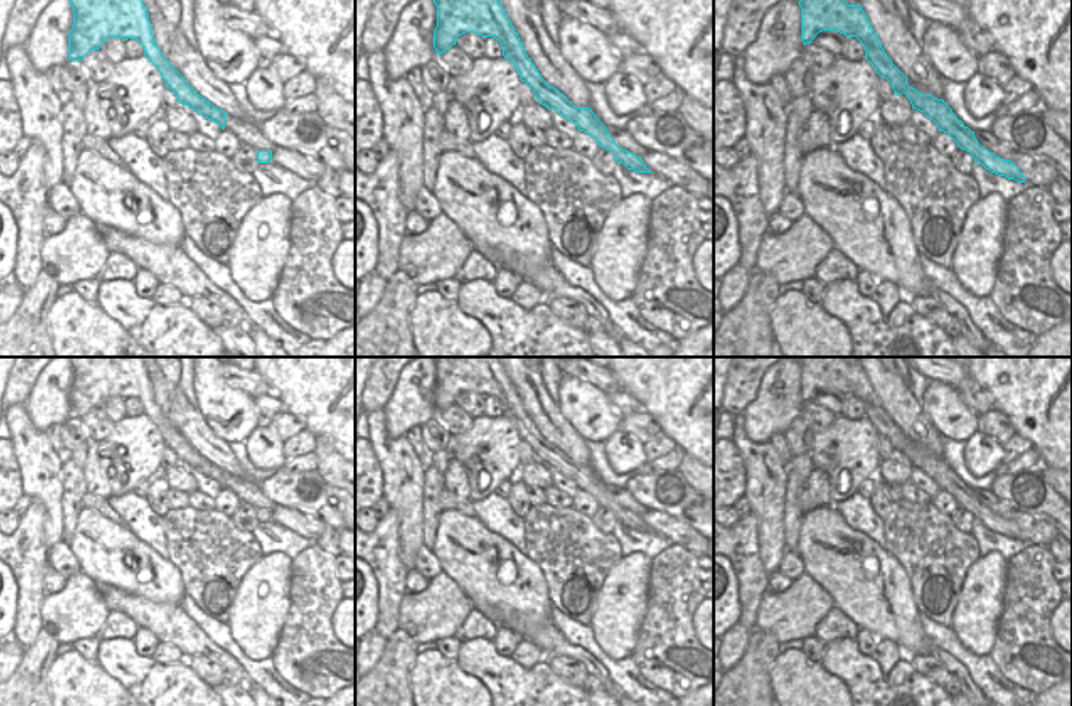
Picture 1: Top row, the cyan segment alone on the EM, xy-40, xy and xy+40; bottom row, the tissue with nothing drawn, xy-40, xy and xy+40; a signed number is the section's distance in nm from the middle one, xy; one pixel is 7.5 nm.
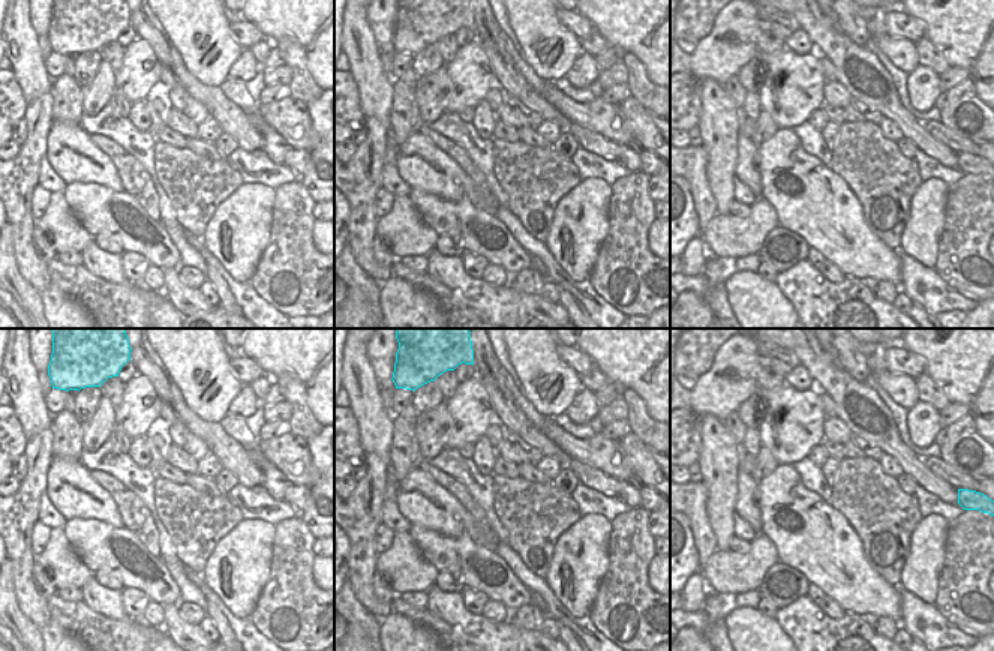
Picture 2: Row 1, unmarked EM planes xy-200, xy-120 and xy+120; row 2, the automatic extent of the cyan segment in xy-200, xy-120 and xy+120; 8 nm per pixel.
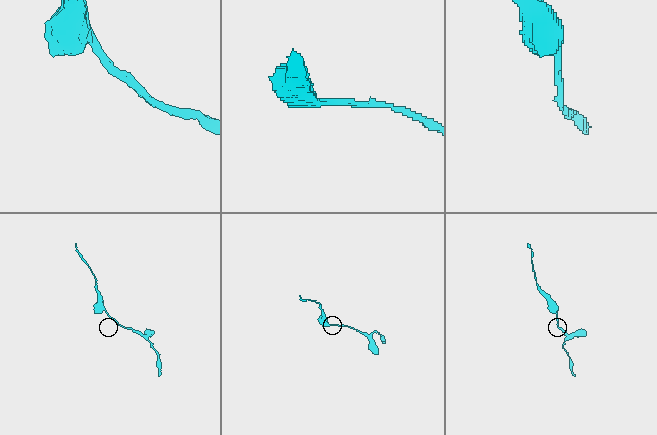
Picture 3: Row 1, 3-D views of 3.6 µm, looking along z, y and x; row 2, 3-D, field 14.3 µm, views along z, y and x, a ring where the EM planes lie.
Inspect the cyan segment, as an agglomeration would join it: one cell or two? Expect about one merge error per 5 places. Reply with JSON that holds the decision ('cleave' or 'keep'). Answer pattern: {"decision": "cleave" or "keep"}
{"decision": "keep"}

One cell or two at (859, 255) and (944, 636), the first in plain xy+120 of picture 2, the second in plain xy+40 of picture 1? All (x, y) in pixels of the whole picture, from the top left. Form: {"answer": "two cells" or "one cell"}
{"answer": "two cells"}

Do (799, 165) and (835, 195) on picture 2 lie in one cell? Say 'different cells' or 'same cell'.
same cell

